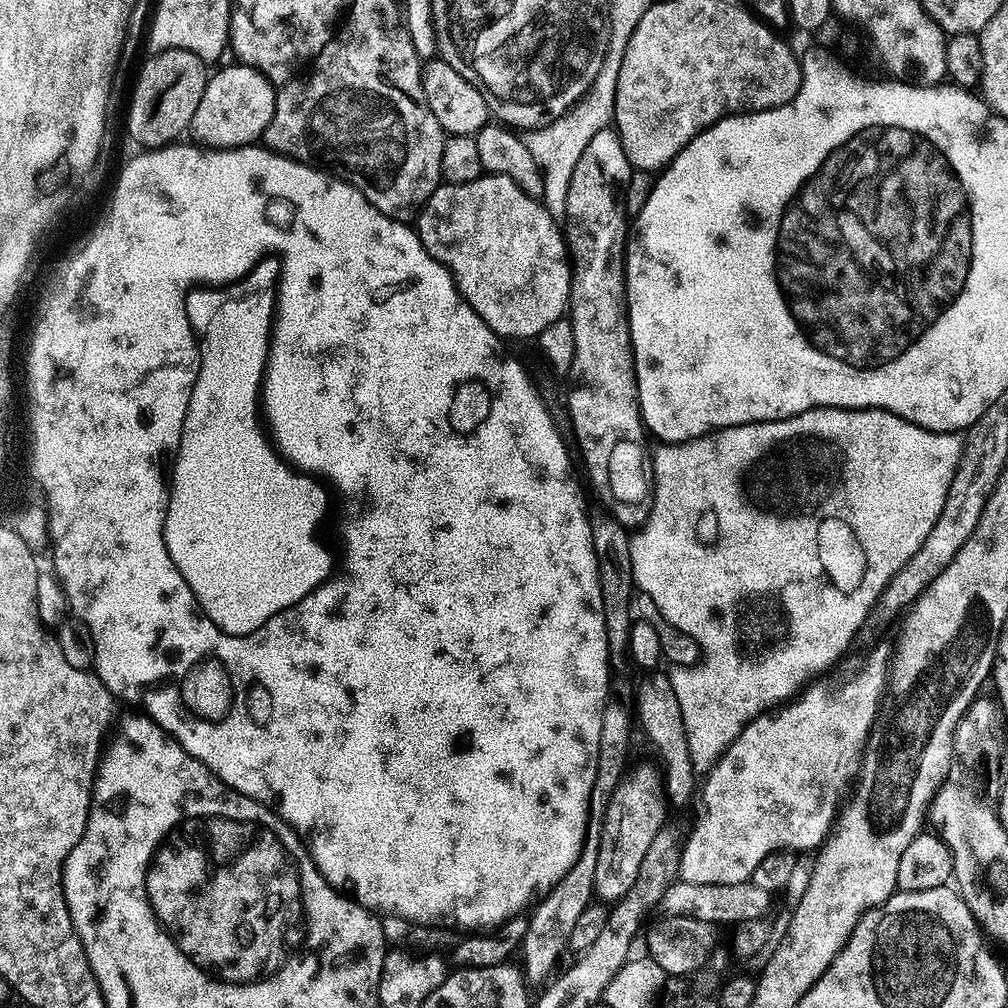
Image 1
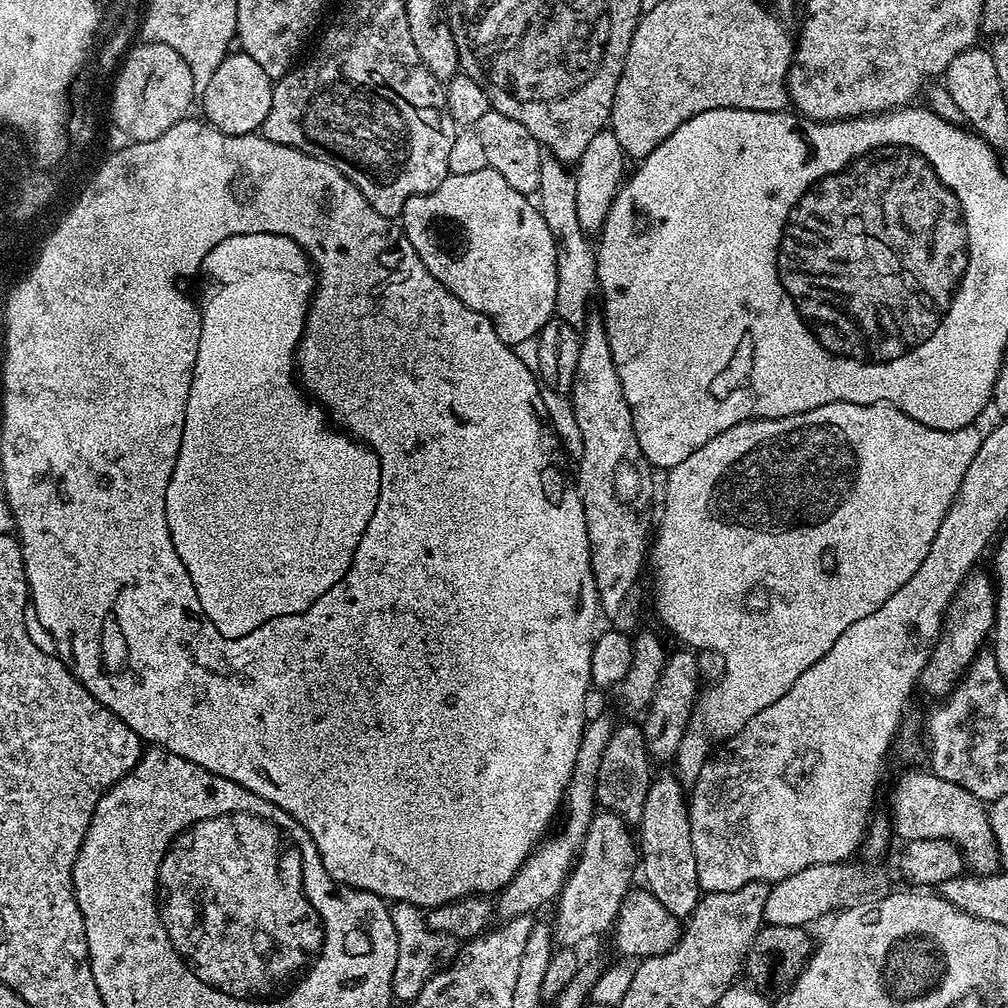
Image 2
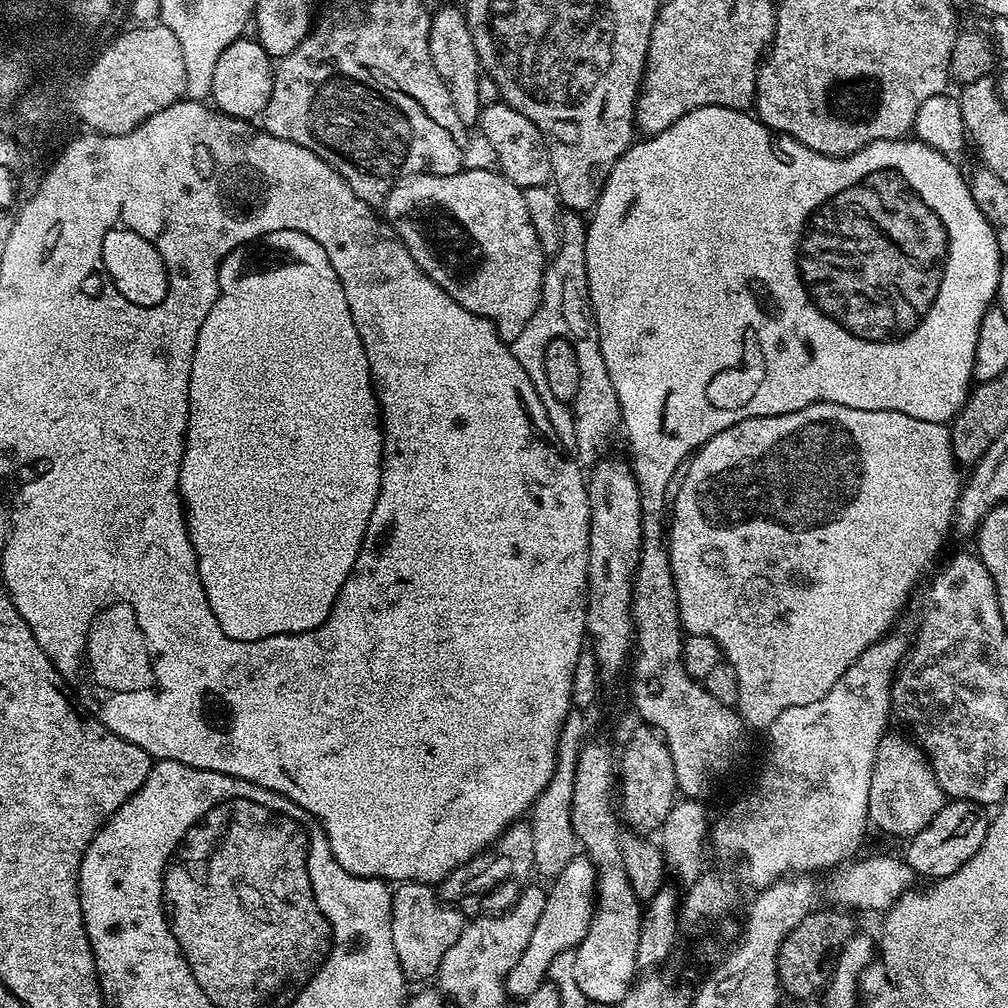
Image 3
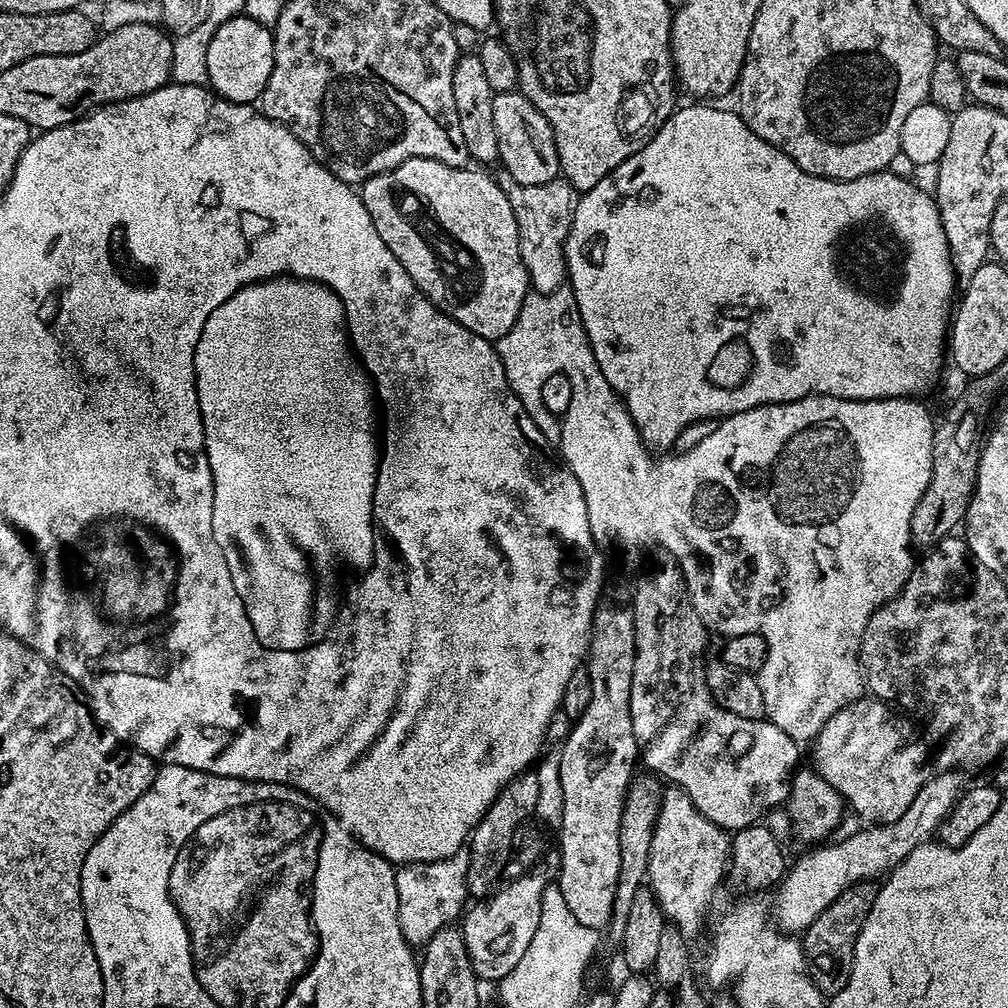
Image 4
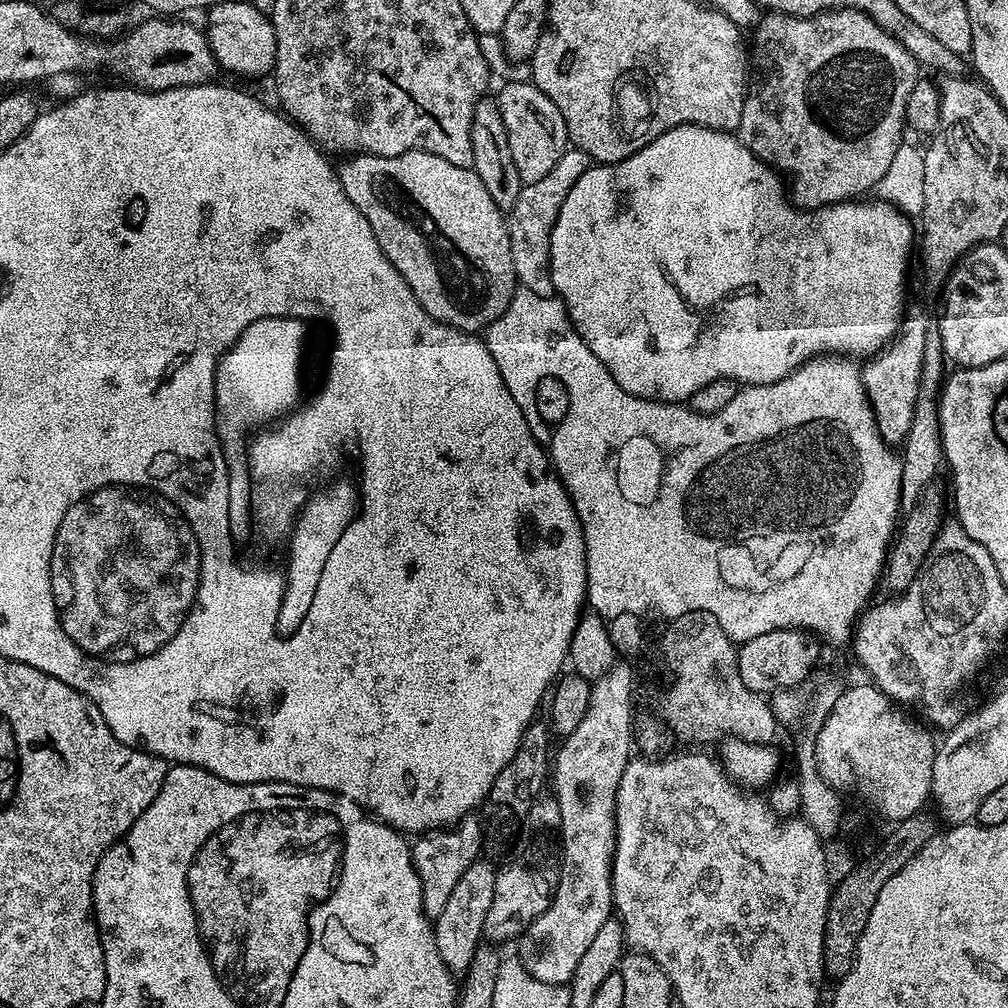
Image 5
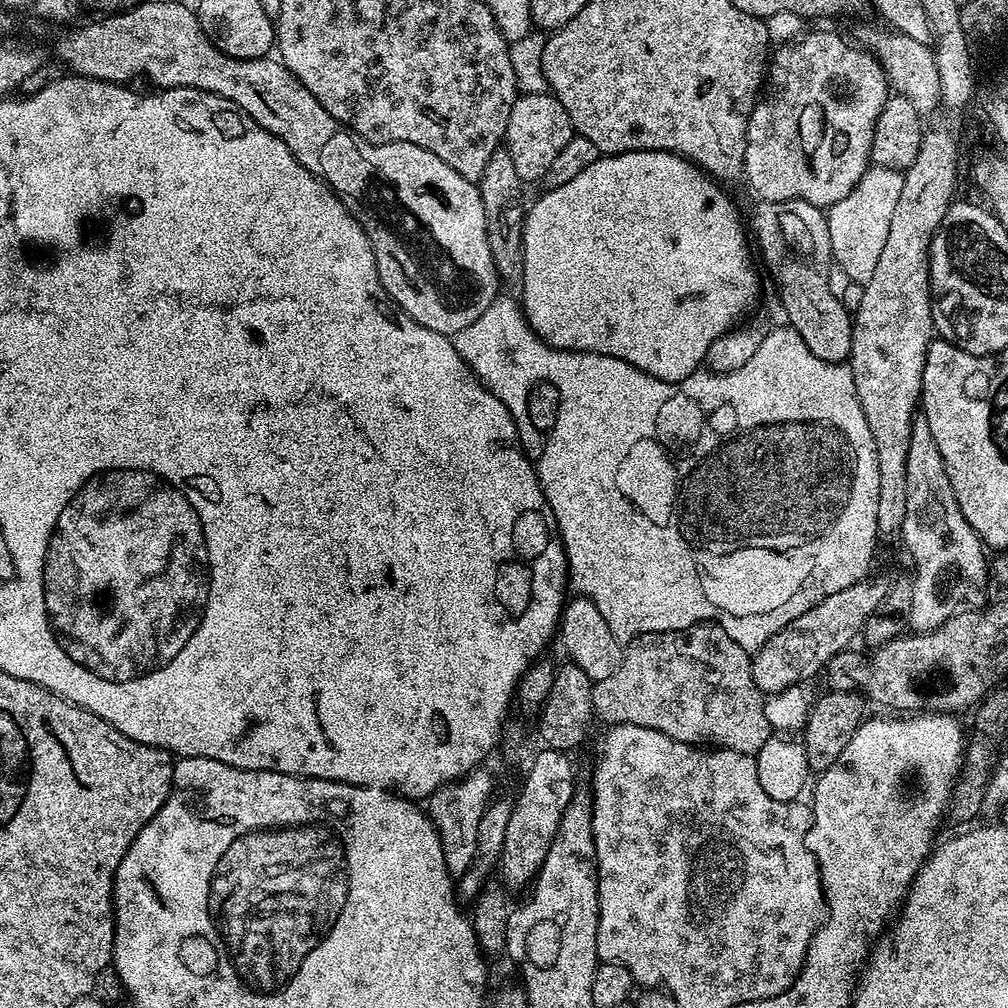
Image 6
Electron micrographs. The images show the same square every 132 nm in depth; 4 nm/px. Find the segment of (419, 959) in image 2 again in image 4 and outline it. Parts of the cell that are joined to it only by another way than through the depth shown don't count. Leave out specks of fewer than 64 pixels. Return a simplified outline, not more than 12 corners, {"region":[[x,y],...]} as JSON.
{"region":[[468,856],[396,868],[406,942],[428,944],[469,903]]}

